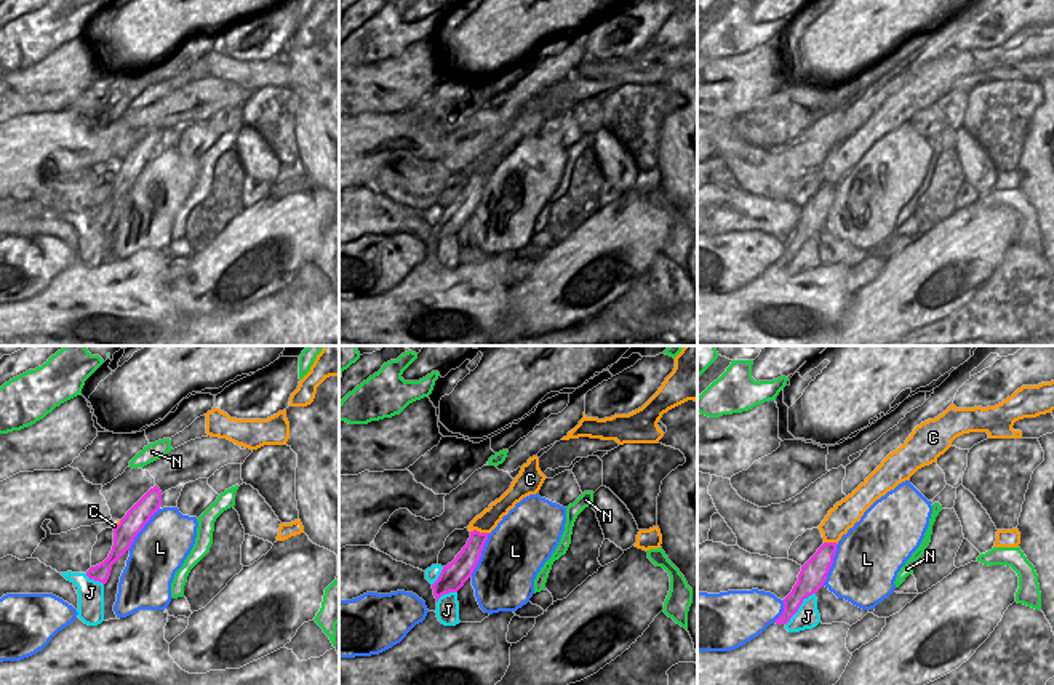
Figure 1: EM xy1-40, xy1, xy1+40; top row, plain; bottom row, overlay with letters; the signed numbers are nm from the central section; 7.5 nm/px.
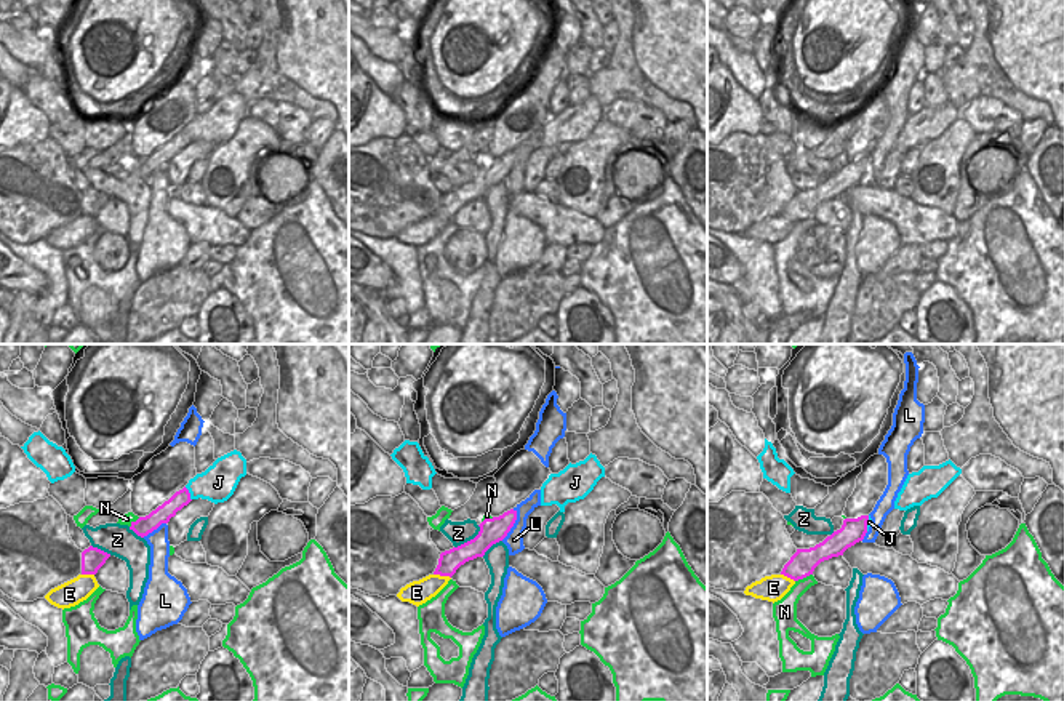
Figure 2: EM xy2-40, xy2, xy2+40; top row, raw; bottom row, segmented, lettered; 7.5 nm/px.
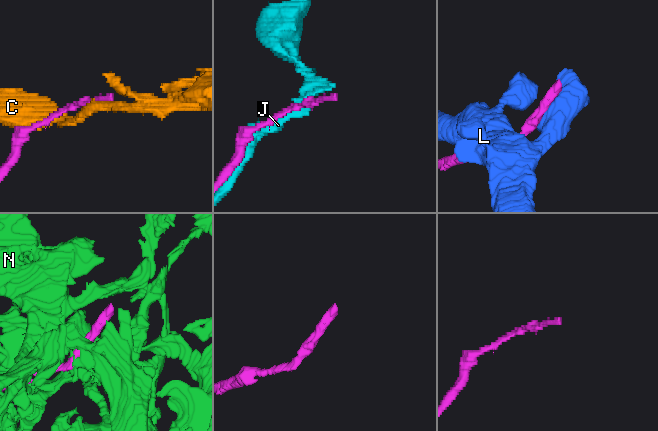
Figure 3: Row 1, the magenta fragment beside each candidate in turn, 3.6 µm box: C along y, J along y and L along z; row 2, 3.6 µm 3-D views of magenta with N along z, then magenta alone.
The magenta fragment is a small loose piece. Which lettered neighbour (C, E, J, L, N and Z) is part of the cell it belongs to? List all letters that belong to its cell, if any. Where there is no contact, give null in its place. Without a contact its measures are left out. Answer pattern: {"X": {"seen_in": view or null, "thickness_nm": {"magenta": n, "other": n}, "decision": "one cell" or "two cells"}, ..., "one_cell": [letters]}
{"C": {"seen_in": "xy1", "thickness_nm": {"magenta": 170, "other": 150}, "decision": "two cells"}, "E": {"seen_in": "xy2", "thickness_nm": {"magenta": 170, "other": 180}, "decision": "two cells"}, "J": {"seen_in": "xy1+40", "thickness_nm": {"magenta": 200, "other": 170}, "decision": "two cells"}, "L": {"seen_in": "xy1", "thickness_nm": {"magenta": 190, "other": 460}, "decision": "two cells"}, "N": {"seen_in": "xy2+40", "thickness_nm": {"magenta": 200, "other": 140}, "decision": "two cells"}, "Z": {"seen_in": "xy2", "thickness_nm": {"magenta": 190, "other": 170}, "decision": "two cells"}, "one_cell": []}

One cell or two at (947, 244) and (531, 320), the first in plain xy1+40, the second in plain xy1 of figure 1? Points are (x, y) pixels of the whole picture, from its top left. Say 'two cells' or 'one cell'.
one cell

